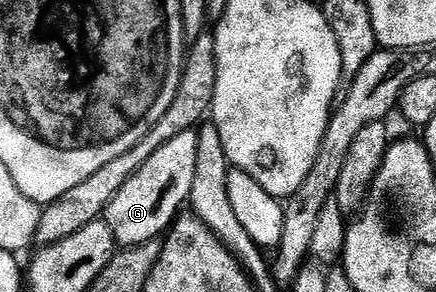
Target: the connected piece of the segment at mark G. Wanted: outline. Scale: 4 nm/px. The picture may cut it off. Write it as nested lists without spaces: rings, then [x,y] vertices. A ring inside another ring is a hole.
[[[198,131],[177,134],[173,142],[161,146],[121,190],[109,202],[105,219],[120,249],[136,248],[150,240],[159,240],[175,223],[191,199],[193,190],[193,170],[197,170]]]

